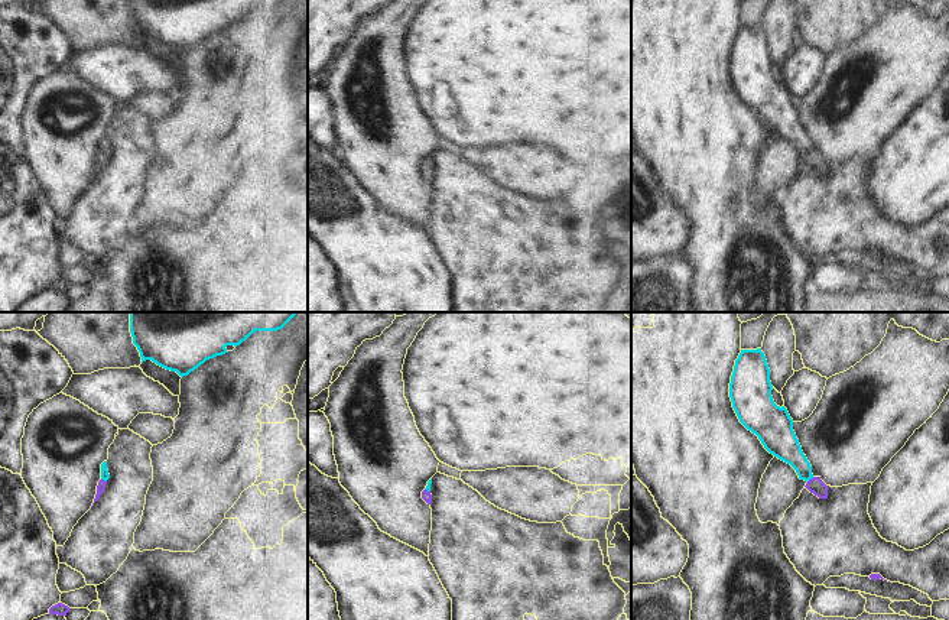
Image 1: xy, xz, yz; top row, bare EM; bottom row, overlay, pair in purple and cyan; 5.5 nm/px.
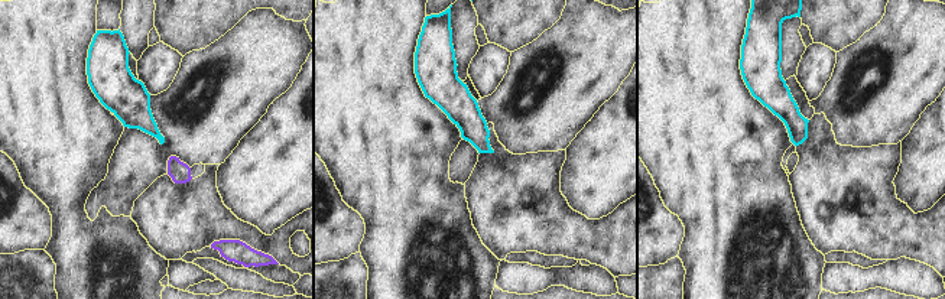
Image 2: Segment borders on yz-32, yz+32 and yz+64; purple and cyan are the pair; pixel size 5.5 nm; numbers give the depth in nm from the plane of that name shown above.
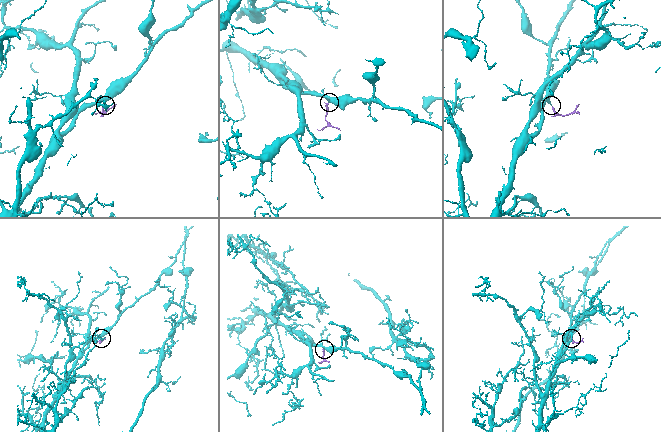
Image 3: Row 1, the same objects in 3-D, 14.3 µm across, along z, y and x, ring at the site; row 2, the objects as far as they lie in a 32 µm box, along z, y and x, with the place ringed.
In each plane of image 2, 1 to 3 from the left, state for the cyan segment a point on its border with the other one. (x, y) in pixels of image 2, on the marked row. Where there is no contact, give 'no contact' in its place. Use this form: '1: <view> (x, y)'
1: no contact
2: no contact
3: no contact

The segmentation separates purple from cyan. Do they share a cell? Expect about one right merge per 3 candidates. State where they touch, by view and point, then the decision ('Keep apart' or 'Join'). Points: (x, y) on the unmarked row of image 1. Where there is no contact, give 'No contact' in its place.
Touches purple at yz (811, 155). Join

